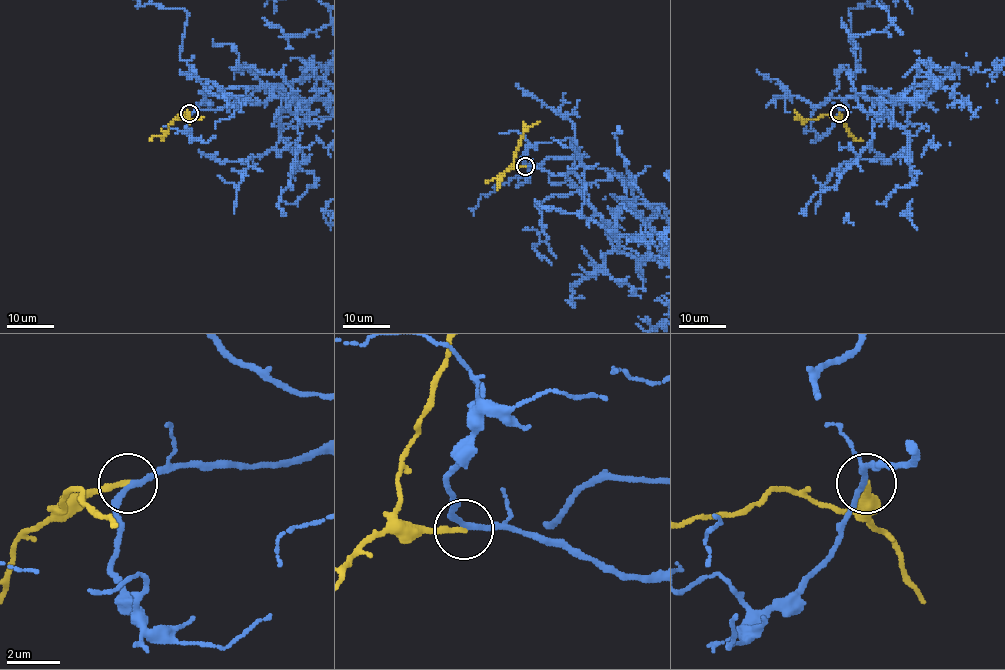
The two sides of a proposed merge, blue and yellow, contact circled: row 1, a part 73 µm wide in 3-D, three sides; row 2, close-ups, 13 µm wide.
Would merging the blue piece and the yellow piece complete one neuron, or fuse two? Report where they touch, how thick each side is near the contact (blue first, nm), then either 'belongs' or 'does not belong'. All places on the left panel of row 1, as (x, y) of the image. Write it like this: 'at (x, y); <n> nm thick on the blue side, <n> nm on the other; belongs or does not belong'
at (189, 113); 200 nm thick on the blue side, 220 nm on the other; belongs

